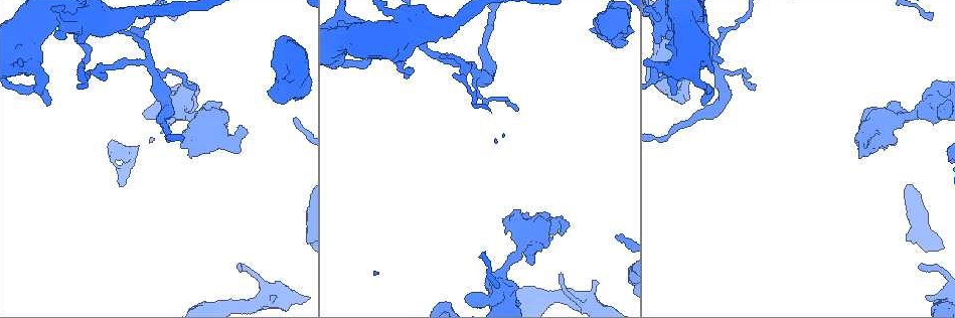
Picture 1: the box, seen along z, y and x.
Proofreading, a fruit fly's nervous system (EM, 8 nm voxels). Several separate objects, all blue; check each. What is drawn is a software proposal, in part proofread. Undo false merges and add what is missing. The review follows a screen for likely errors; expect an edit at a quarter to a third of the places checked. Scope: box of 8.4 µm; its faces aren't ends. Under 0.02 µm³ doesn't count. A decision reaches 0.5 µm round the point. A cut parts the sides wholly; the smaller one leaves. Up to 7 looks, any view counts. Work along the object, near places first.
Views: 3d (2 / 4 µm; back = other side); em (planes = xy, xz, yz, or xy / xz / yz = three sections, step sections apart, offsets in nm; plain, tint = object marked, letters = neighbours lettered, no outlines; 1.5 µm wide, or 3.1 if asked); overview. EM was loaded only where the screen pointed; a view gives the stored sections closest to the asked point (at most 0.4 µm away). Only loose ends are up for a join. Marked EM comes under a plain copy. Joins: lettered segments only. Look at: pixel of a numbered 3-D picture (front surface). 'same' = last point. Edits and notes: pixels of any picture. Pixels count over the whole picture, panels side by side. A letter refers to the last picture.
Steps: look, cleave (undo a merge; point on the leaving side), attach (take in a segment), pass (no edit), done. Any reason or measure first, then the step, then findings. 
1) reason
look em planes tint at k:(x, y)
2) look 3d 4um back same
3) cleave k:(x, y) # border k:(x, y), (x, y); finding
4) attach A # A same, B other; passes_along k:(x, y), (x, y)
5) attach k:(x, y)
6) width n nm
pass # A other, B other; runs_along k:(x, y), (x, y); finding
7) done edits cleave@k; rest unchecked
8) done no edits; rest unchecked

branch stops here
look 3d 2um at 1:(752, 89)

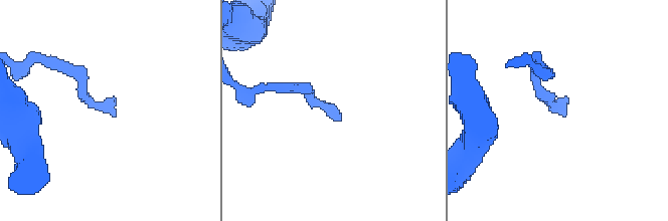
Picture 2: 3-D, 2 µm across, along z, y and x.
now the EM
look em 3.1um yz step 8 letters at 2:(336, 116)

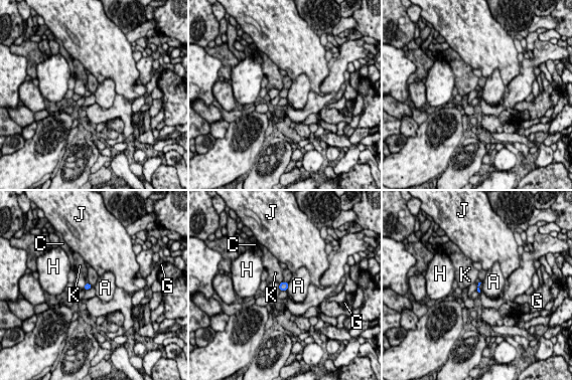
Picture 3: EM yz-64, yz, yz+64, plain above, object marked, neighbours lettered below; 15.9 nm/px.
another direction
look em 3.1um planes letters same

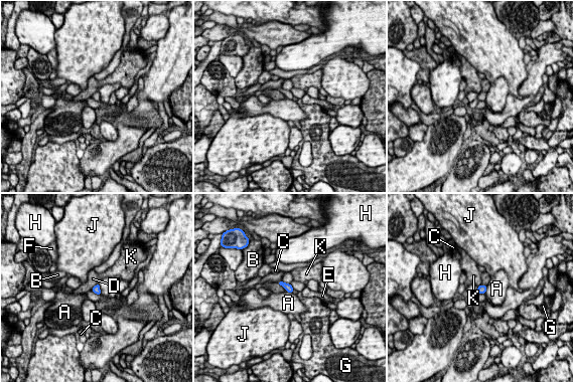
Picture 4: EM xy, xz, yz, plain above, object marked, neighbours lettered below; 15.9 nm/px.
width 120 nm
pass # A other, B other, C other, D other, E other, F other, G other, H other, J other, K other; no lettered segment goes on from it

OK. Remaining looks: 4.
three arms meet
look 3d 4um at 1:(469, 64)

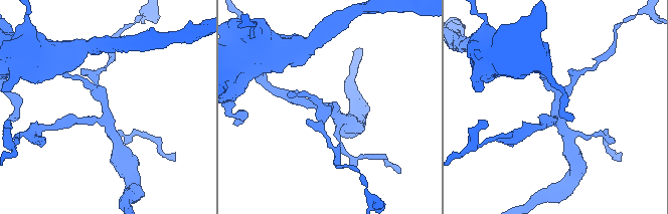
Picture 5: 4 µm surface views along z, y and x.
now the EM
look em xy step 8 tint at 5:(557, 118)

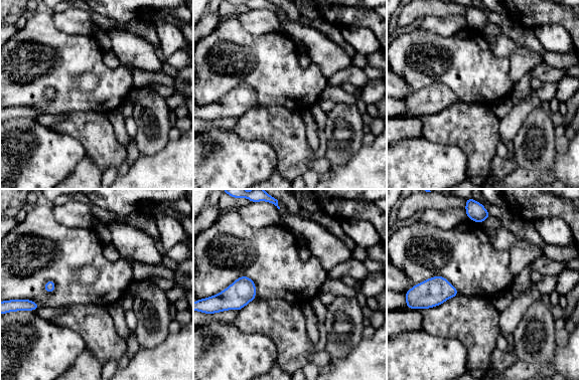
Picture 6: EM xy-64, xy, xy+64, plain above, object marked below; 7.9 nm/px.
look em planes letters same

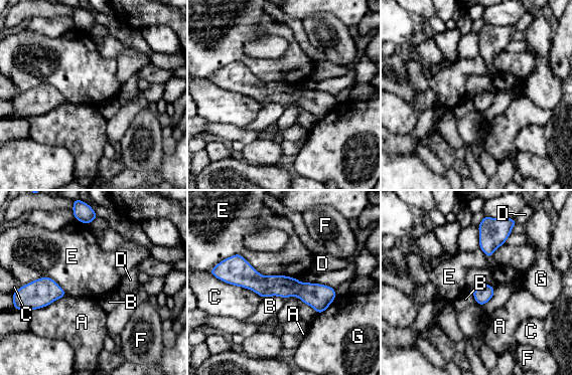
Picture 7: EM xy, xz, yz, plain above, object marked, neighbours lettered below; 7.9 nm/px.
longest_contact E 600 nm
pass # A other, B other, C other, D other, E other, F other, G other; runs_along 7:(227, 278), (332, 296); all the same neuron

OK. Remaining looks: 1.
done no edits; rest unchecked

